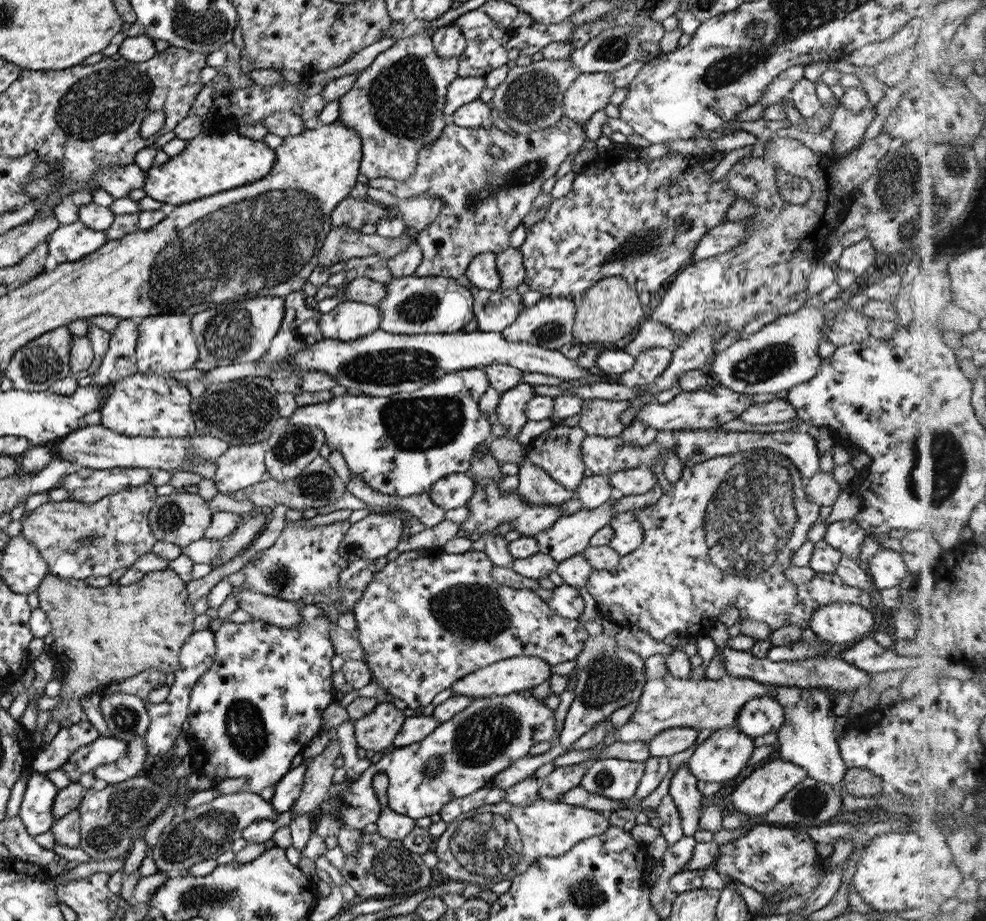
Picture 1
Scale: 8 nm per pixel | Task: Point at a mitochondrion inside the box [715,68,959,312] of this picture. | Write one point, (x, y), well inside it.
(901, 203)

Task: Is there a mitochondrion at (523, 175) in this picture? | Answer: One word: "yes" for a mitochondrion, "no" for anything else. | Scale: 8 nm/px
yes

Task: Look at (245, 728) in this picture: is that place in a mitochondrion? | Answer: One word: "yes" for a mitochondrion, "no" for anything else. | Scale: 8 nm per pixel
yes

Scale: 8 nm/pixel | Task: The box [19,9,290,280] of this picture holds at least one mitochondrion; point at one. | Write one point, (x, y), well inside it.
(105, 102)

